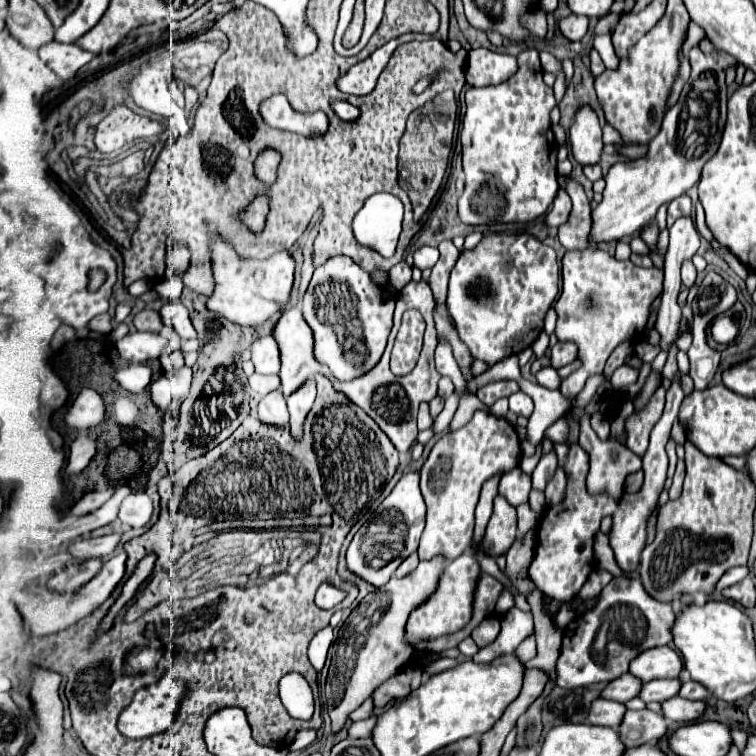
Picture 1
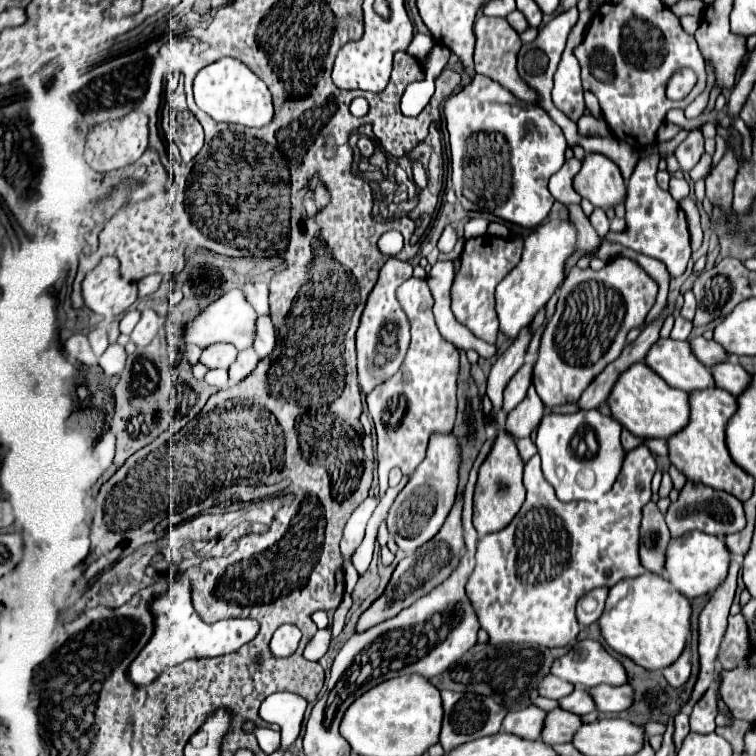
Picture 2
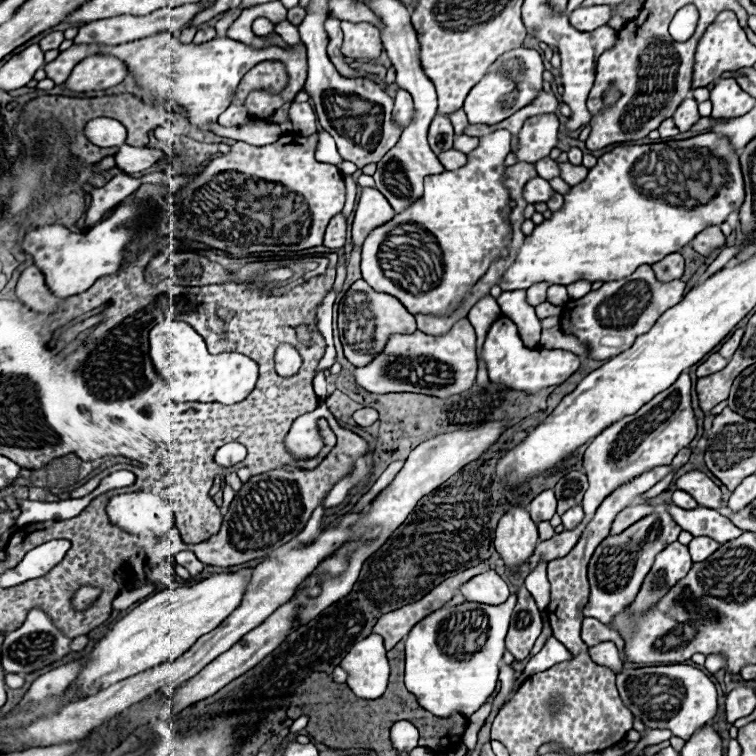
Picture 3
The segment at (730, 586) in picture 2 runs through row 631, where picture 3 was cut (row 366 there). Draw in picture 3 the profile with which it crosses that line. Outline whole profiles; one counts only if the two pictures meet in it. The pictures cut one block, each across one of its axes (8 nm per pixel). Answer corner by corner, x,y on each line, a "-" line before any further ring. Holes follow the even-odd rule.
716,352
716,354
712,354
706,362
702,362
702,364
698,366
696,376
698,376
698,378
702,378
702,376
710,376
710,374
714,374
714,372
726,368
726,364
728,364
728,360
722,358
722,356

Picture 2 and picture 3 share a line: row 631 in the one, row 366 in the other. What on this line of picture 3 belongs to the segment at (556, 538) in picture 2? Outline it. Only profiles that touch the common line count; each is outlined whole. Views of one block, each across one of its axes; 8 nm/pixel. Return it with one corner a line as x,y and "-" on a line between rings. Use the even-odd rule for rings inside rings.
500,316
490,326
486,342
482,346
482,360
486,362
486,370
494,384
502,384
510,390
520,390
526,394
536,394
548,386
560,386
580,368
580,358
568,350
526,348
516,330
516,324
506,316

